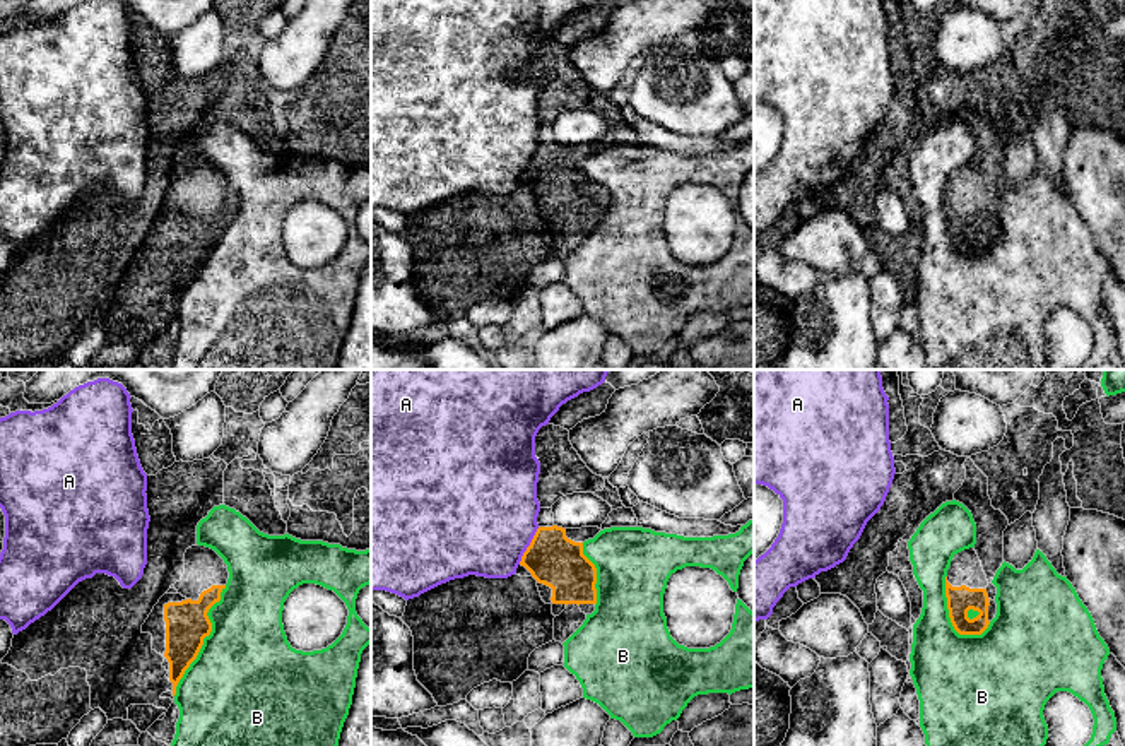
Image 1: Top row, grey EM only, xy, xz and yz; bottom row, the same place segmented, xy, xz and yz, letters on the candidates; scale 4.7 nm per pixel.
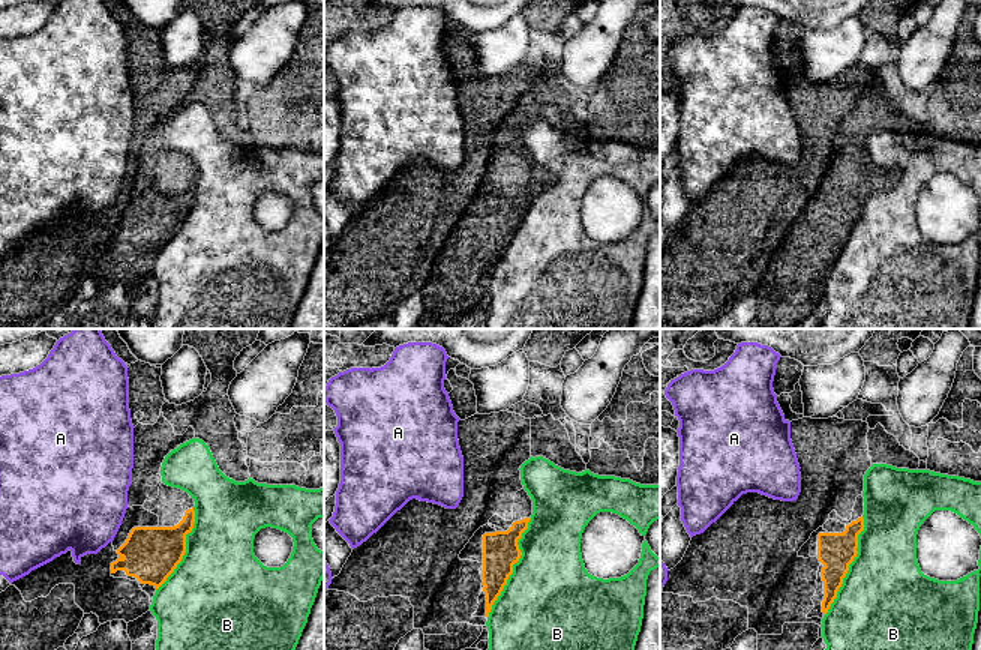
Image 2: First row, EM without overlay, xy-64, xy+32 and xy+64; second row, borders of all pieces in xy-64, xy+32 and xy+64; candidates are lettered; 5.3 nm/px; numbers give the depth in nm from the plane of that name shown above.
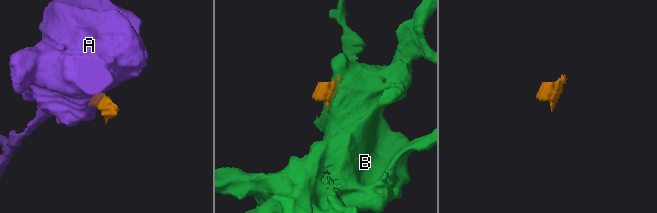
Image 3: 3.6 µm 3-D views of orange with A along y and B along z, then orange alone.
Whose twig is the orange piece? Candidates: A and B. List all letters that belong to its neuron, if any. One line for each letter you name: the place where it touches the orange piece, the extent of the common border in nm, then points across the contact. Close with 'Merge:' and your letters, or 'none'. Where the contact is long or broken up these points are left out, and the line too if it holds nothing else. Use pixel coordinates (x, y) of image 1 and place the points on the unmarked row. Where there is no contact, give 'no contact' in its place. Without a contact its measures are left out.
Merge: none

